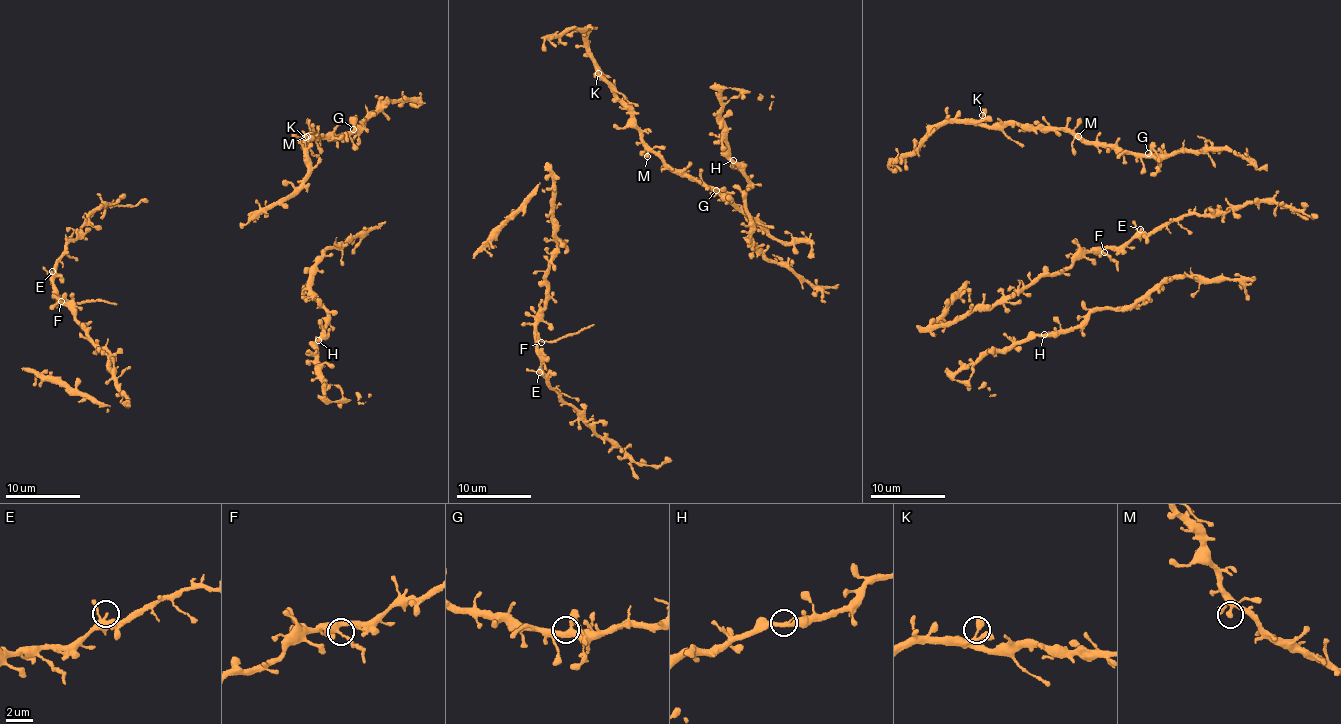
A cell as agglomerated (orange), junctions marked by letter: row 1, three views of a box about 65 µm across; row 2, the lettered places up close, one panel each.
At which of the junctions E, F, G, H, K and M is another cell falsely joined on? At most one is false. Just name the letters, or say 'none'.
F

